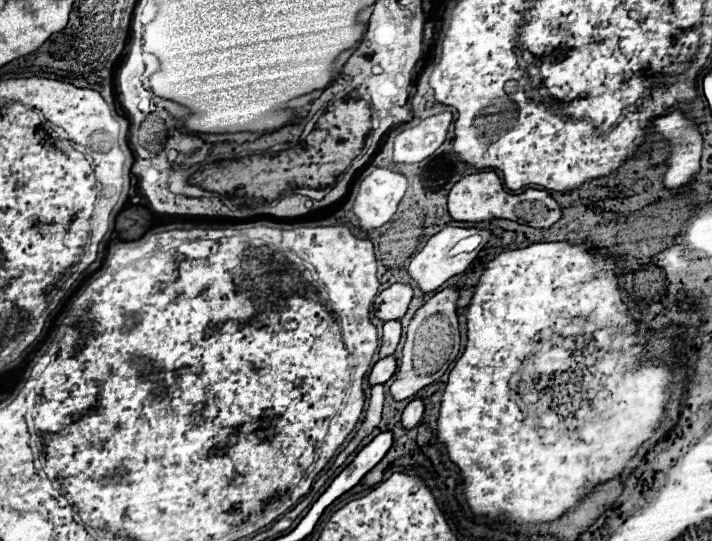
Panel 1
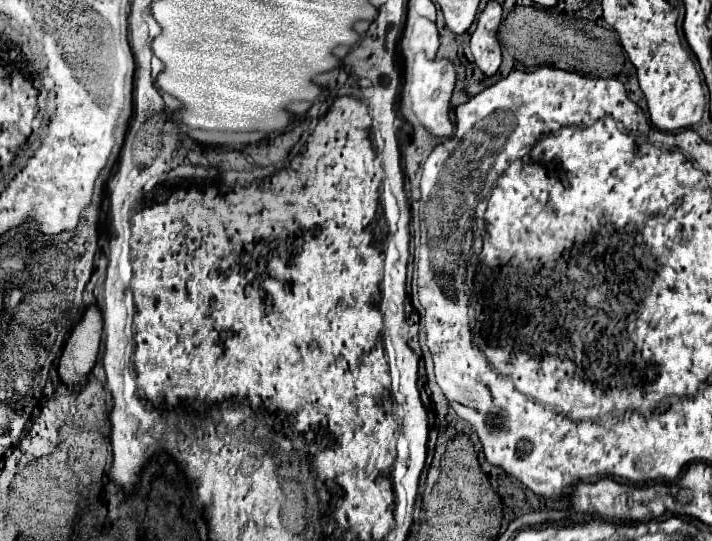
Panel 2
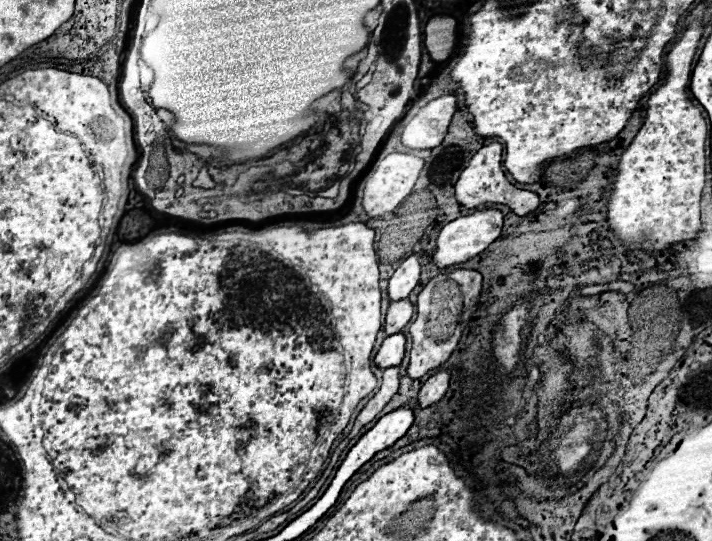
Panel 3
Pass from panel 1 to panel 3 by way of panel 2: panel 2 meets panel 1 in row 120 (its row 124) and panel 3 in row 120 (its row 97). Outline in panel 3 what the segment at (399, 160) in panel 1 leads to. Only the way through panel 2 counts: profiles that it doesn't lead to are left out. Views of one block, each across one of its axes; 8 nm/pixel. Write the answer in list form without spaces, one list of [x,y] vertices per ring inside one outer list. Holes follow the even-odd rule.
[[[438,96],[430,100],[408,122],[402,132],[402,142],[414,150],[430,150],[442,144],[448,134],[450,120],[456,112],[456,96]]]

